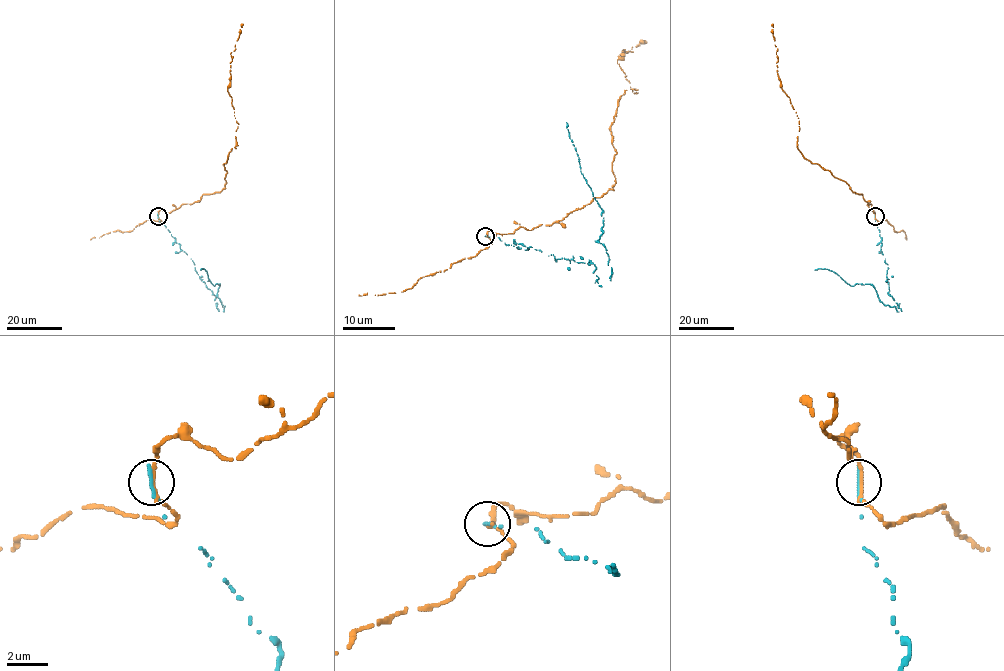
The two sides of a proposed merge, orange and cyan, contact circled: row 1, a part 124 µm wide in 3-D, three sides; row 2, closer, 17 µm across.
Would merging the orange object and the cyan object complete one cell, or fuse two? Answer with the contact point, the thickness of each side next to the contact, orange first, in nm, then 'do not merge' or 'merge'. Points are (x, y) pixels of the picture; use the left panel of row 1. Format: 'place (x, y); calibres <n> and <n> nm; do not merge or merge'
place (158, 216); calibres 170 and 200 nm; do not merge

